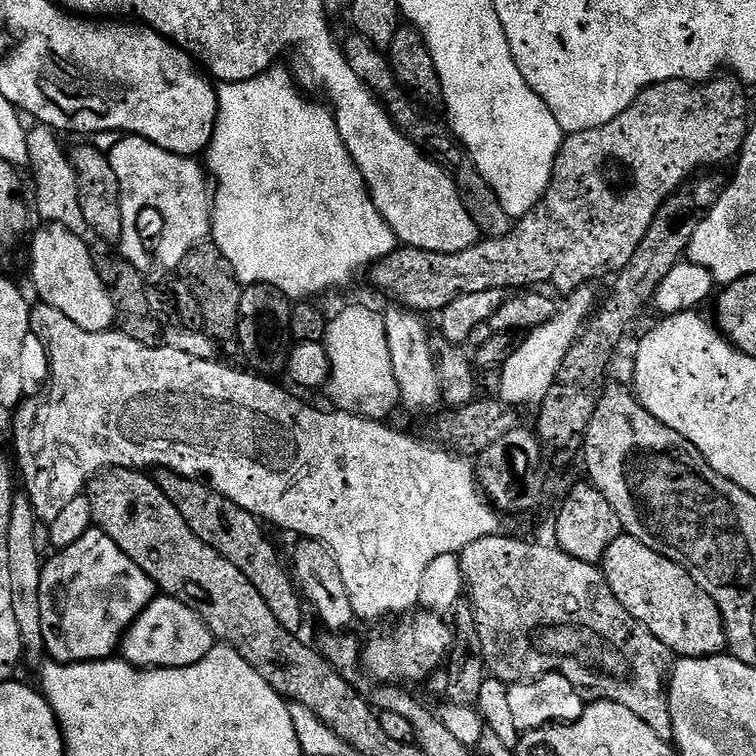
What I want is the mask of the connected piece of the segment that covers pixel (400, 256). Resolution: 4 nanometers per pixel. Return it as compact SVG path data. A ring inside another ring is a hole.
M720 74L707 82L689 82L686 80L667 80L661 84L653 84L652 87L644 89L634 103L629 106L614 122L606 122L606 126L598 126L594 130L585 132L573 132L564 141L560 148L560 154L556 159L556 165L552 171L552 182L544 191L544 197L539 200L535 208L532 208L525 216L519 217L513 223L511 230L504 235L495 238L481 239L479 244L470 246L461 252L454 254L442 254L441 252L431 252L421 248L410 248L407 246L397 246L389 256L376 261L371 265L372 284L380 292L385 292L388 296L393 296L395 303L401 308L407 308L409 312L417 314L439 314L443 312L450 302L455 302L457 298L462 298L466 294L482 294L482 290L494 290L502 288L505 290L528 290L533 286L544 286L540 284L557 284L565 294L577 292L579 288L591 285L592 280L599 276L611 277L619 274L634 258L642 238L646 238L646 230L650 230L650 224L658 214L658 210L664 205L668 197L674 195L683 184L687 184L701 170L708 170L711 164L724 164L727 160L735 161L739 157L745 140L748 139L750 121L748 121L748 96L745 85L741 81L728 74Z

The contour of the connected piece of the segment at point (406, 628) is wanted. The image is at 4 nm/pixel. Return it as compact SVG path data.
M420 610L411 618L393 623L396 624L393 628L374 633L362 648L362 664L366 672L368 668L370 675L377 676L380 682L388 686L404 682L400 680L427 681L449 659L454 647L453 625L444 620L447 619L443 615Z

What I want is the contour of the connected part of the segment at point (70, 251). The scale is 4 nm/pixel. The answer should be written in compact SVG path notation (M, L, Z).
M60 224L43 225L44 229L32 240L32 280L36 283L36 292L49 304L52 312L61 312L65 320L82 326L82 330L107 332L116 324L116 311L108 287L102 282L98 270L92 261L92 249L83 235L71 232Z

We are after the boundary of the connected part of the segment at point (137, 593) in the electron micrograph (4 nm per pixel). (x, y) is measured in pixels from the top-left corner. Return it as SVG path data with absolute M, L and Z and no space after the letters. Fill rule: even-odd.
M95 526L55 555L44 565L40 587L45 653L57 664L109 659L121 647L125 632L157 598L156 583Z

